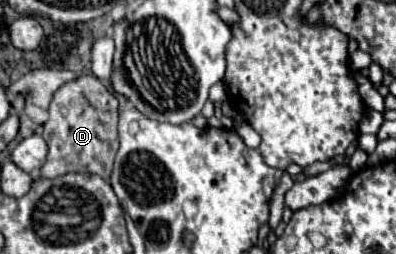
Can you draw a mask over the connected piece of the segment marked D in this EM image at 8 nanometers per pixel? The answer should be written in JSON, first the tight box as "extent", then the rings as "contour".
{"extent":[41,76,117,180],"contour":[[[79,76],[61,86],[51,100],[49,120],[43,126],[43,138],[49,146],[49,154],[41,168],[41,176],[57,178],[69,172],[91,172],[109,180],[117,152],[117,108],[117,96],[93,76]]]}

